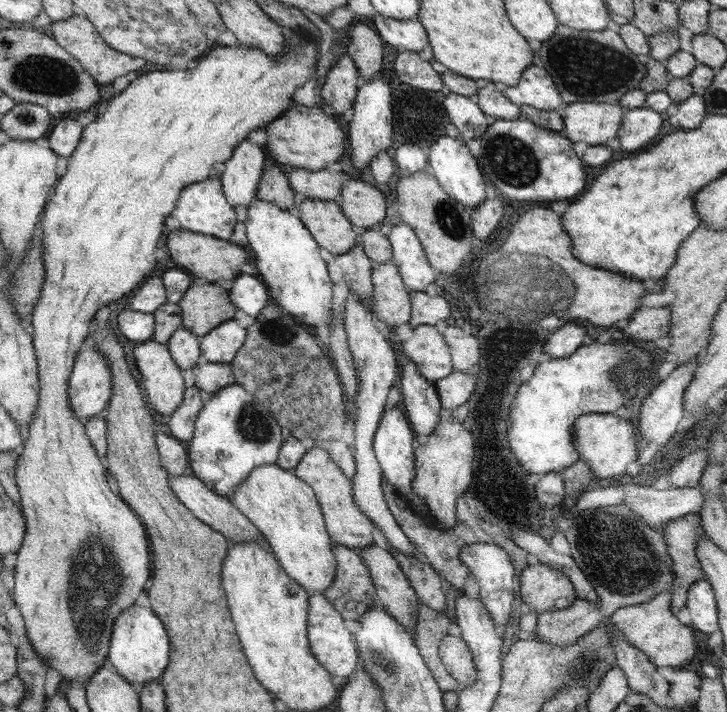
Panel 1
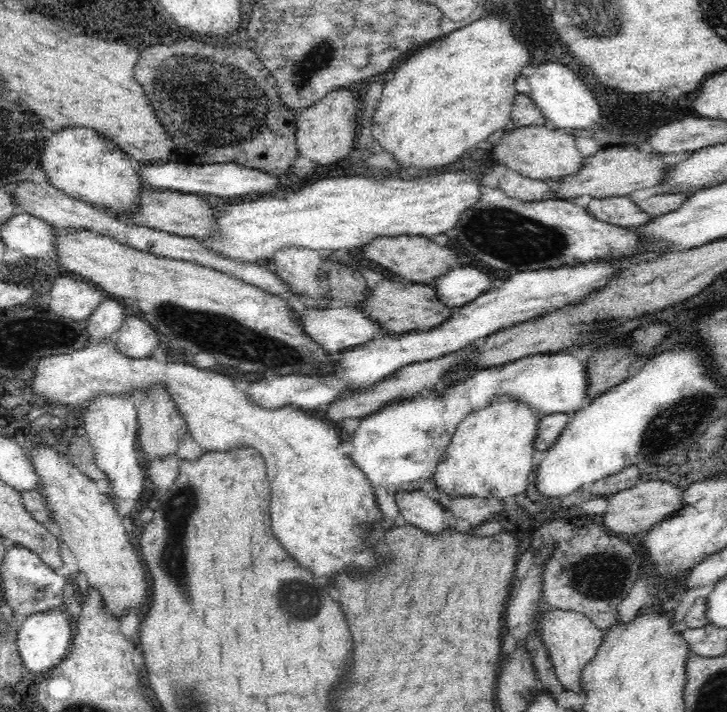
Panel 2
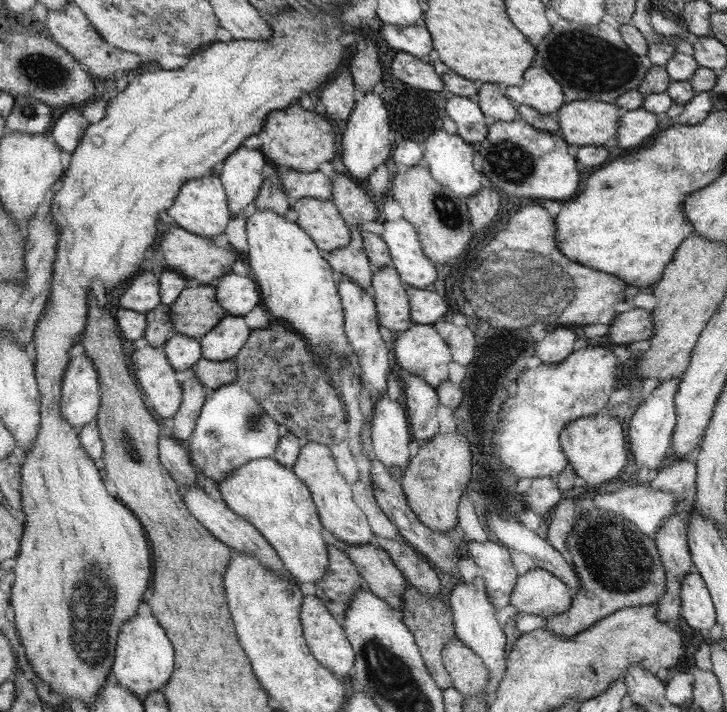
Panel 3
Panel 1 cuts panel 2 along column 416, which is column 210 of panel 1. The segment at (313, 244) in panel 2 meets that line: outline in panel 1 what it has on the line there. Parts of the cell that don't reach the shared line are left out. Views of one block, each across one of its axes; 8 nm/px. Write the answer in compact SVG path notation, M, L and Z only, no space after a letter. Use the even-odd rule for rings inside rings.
M217 176L203 182L189 184L184 188L181 191L177 207L174 208L173 217L180 222L182 230L215 236L222 240L228 240L232 236L233 226L236 224L234 208L229 204Z

